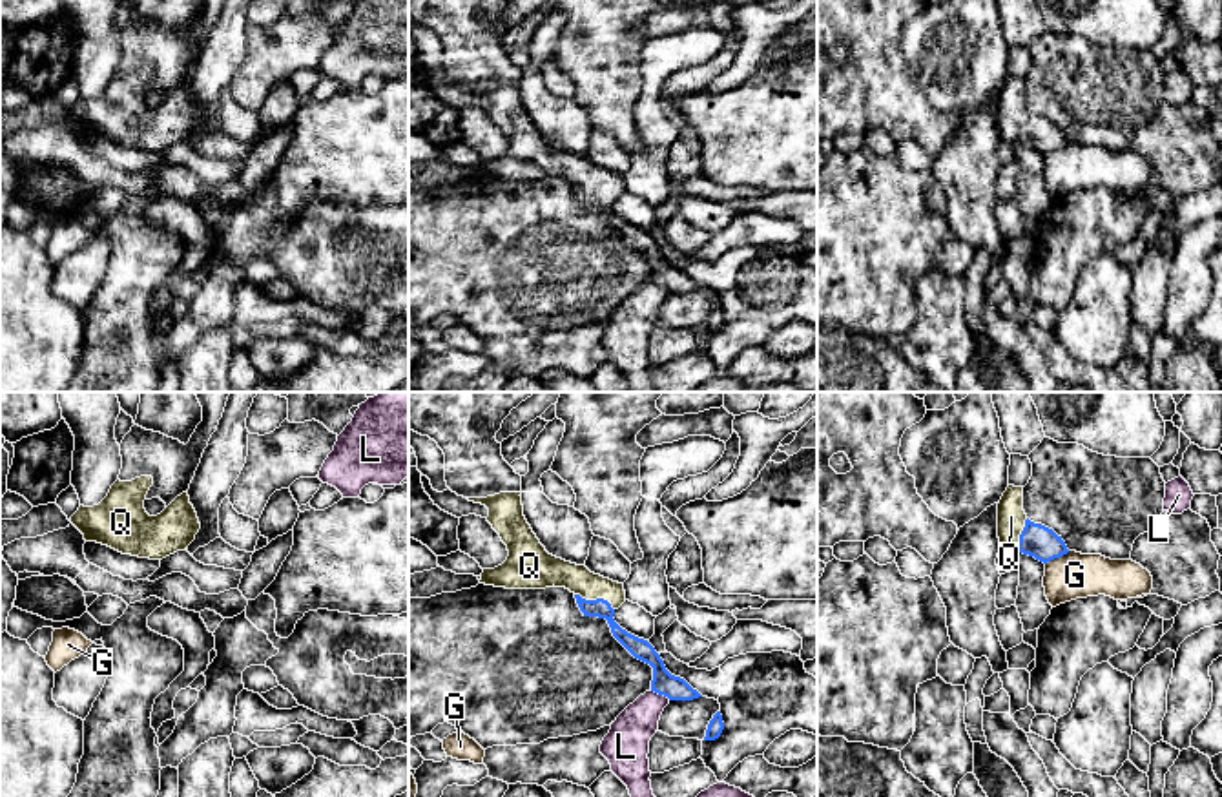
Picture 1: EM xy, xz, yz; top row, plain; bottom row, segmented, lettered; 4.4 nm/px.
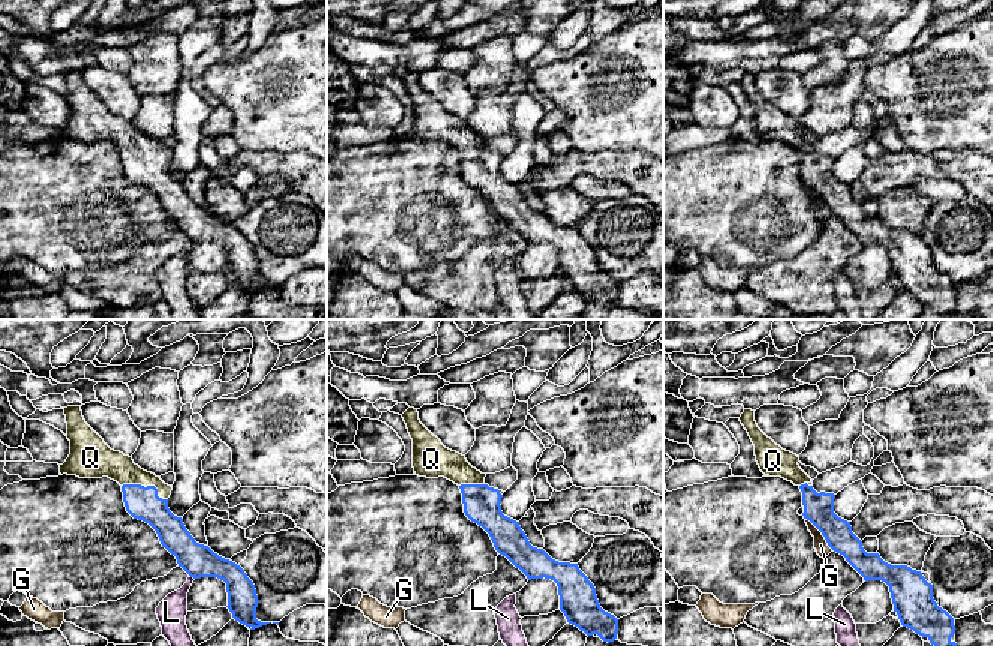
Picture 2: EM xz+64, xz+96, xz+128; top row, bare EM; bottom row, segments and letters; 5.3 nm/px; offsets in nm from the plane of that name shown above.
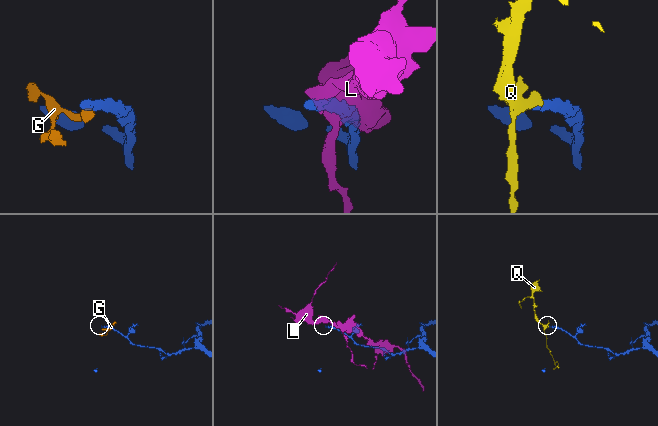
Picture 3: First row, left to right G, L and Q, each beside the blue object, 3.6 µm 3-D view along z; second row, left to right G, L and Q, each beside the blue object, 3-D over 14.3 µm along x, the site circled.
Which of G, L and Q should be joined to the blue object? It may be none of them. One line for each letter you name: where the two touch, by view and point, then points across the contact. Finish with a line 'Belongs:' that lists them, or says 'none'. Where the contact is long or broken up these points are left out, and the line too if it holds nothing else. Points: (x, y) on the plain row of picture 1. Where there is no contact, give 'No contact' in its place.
Q: Touches blue at xz (597, 190). Path across: xz (600, 199), (597, 190), (577, 170), (548, 163)
Belongs: Q

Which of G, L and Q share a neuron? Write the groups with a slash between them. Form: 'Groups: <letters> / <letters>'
Groups: G / L / Q

